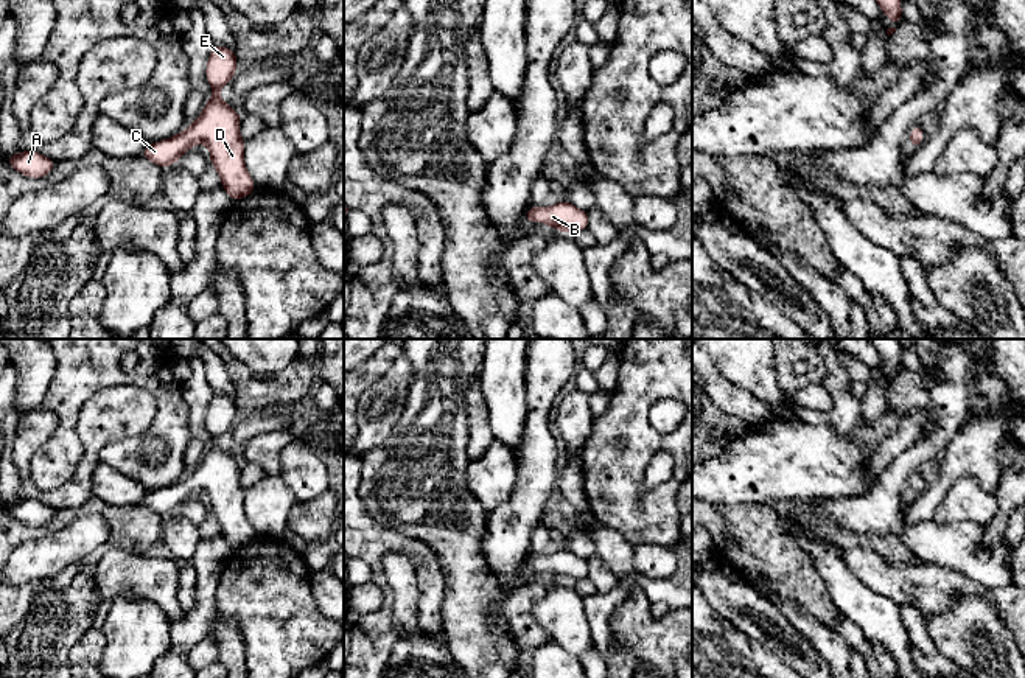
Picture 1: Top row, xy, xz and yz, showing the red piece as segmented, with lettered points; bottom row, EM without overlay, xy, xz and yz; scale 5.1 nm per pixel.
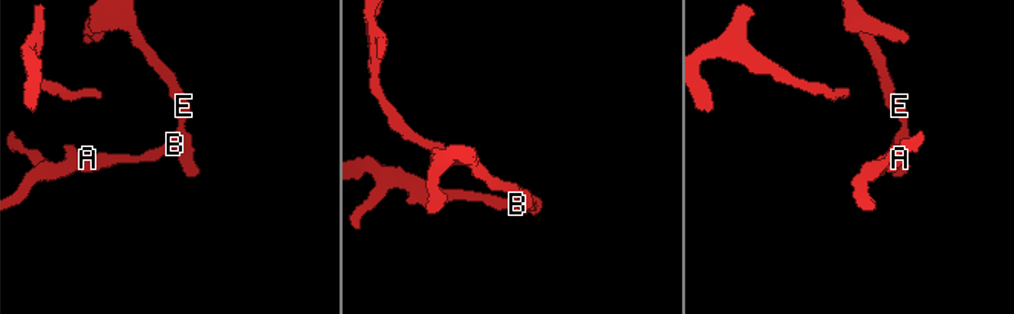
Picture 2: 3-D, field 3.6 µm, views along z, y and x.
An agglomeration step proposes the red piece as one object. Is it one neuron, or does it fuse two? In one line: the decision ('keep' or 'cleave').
keep

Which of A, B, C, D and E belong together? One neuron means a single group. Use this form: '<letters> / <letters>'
A B C D E

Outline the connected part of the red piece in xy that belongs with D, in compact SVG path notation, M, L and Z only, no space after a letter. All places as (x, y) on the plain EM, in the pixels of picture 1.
M213 393L205 415L213 445L205 449L202 462L174 485L148 491L140 502L160 516L168 516L194 493L207 493L208 510L216 516L221 535L232 549L243 547L257 536L244 512L246 490L240 484L241 462L219 445L219 439L233 429L236 414L238 406L233 398Z

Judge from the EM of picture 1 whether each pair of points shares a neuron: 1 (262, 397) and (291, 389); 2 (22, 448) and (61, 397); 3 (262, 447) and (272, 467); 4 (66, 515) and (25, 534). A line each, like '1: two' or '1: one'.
1: one
2: two
3: one
4: one

